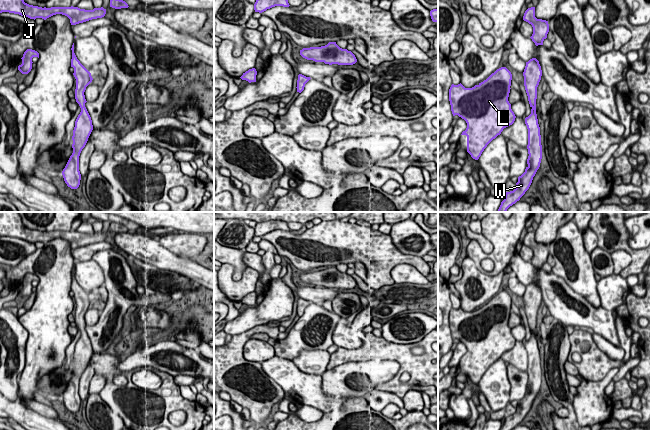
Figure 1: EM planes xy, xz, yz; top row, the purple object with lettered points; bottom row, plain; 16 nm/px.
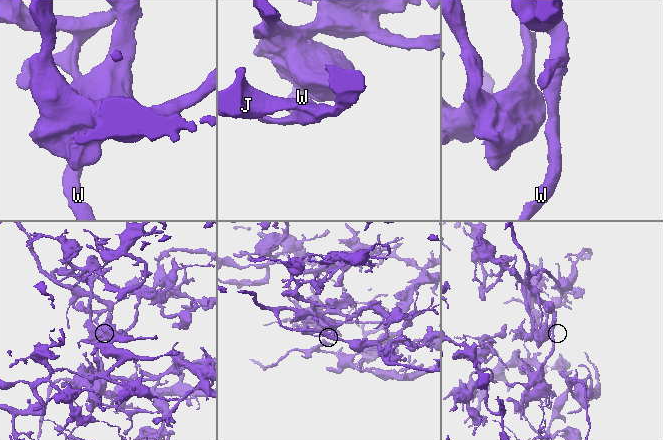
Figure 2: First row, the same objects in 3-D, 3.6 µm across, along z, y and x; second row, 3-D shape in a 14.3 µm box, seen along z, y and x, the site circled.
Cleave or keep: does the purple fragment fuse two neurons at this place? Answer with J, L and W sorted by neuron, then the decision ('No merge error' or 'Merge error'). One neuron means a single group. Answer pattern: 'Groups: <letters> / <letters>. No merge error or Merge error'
Groups: J L W. No merge error

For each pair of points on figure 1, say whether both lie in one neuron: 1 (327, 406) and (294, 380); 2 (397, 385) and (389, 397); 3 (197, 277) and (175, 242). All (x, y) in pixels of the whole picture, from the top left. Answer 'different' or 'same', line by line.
1: same
2: different
3: different

